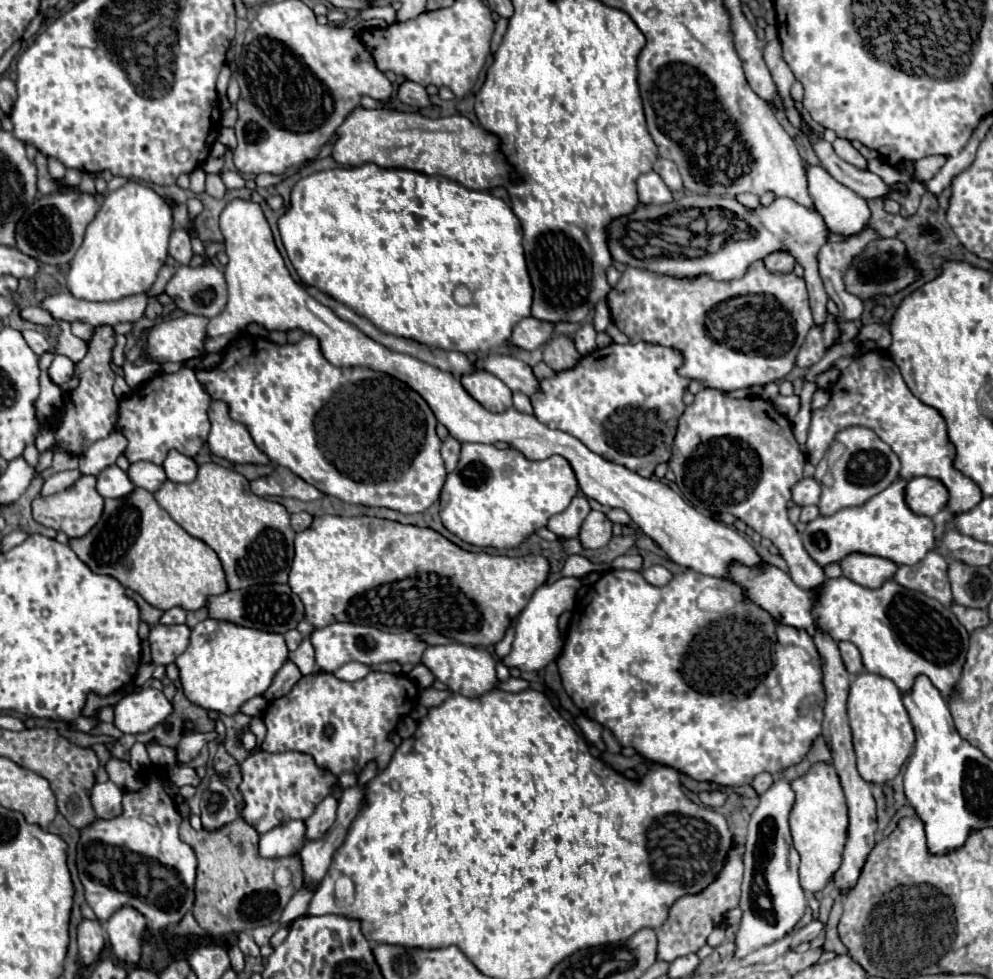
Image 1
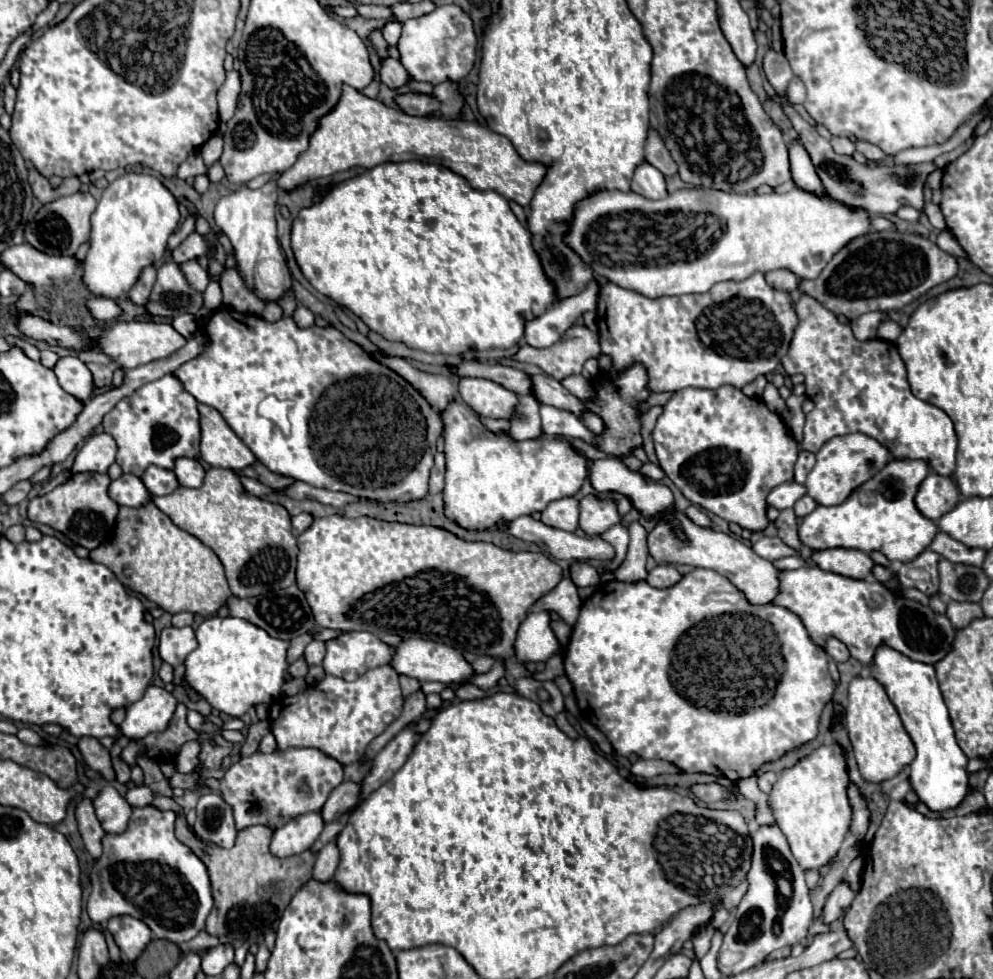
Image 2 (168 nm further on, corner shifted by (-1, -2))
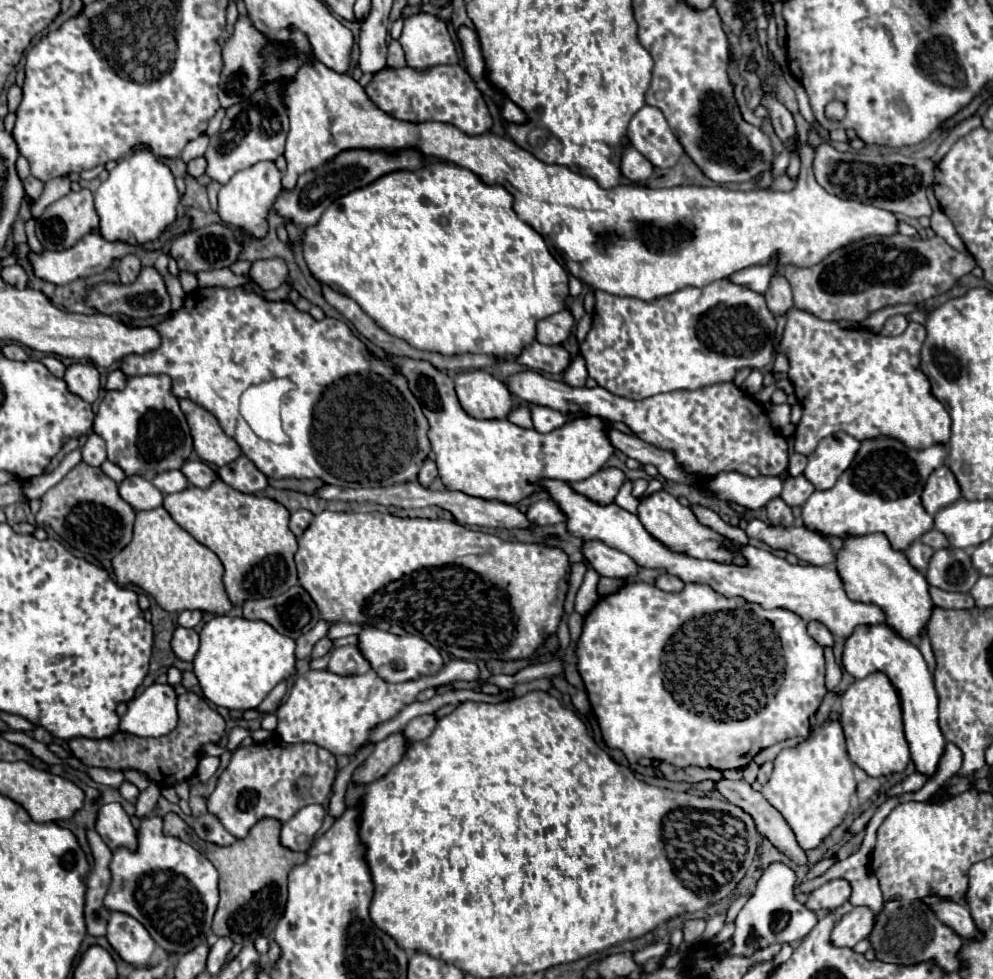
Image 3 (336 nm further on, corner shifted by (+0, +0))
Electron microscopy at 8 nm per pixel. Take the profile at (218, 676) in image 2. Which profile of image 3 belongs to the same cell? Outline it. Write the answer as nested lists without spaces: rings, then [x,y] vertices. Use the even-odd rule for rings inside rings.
[[[214,617],[200,631],[194,675],[208,701],[226,709],[256,709],[260,701],[286,677],[294,675],[294,641],[276,633],[264,621],[244,617]]]

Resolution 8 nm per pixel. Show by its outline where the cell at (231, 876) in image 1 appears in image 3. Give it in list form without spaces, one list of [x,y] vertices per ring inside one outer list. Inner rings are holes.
[[[168,813],[164,817],[164,833],[196,847],[204,857],[208,857],[208,861],[212,861],[220,875],[220,903],[212,921],[212,931],[218,937],[230,937],[234,943],[242,943],[260,935],[268,937],[276,927],[286,903],[288,873],[306,861],[306,853],[296,853],[280,845],[280,825],[282,823],[276,819],[260,819],[248,831],[248,837],[238,839],[230,847],[220,847],[200,841],[176,813]]]

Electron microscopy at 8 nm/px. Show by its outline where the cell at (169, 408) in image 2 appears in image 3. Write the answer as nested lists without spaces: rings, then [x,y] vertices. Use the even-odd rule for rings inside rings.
[[[142,375],[128,379],[124,391],[108,391],[94,417],[94,433],[106,441],[108,461],[122,467],[126,475],[140,475],[152,481],[158,473],[180,469],[192,453],[192,435],[188,421],[180,409],[178,397],[172,393],[172,379],[168,375]]]

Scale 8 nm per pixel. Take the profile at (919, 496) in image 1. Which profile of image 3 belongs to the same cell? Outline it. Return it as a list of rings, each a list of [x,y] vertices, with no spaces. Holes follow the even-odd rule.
[[[942,465],[938,467],[926,481],[924,493],[922,493],[922,505],[930,515],[936,515],[942,507],[952,505],[960,499],[960,487],[954,477],[954,473]]]

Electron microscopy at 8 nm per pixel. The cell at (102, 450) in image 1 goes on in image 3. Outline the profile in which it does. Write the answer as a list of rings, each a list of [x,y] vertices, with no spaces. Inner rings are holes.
[[[90,433],[86,445],[82,447],[82,457],[84,457],[84,463],[86,465],[100,467],[106,461],[106,445],[104,445],[104,439],[98,437],[96,433]]]

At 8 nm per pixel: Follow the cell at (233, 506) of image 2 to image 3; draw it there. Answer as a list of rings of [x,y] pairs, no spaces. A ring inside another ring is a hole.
[[[216,477],[206,489],[190,485],[184,491],[166,495],[162,505],[184,531],[220,557],[232,605],[242,605],[248,599],[276,597],[298,583],[294,563],[298,543],[288,527],[290,513],[278,501],[240,493]]]

